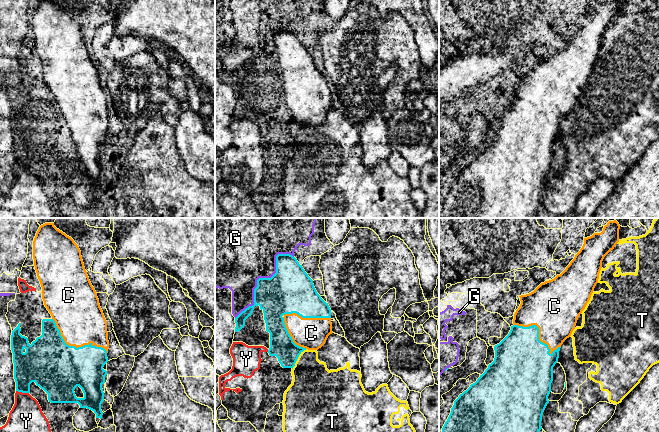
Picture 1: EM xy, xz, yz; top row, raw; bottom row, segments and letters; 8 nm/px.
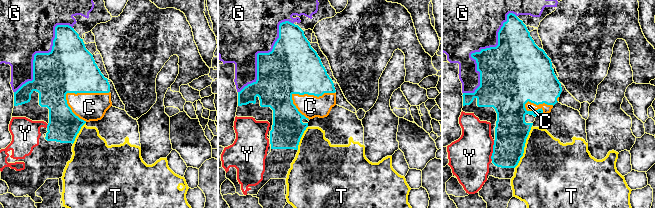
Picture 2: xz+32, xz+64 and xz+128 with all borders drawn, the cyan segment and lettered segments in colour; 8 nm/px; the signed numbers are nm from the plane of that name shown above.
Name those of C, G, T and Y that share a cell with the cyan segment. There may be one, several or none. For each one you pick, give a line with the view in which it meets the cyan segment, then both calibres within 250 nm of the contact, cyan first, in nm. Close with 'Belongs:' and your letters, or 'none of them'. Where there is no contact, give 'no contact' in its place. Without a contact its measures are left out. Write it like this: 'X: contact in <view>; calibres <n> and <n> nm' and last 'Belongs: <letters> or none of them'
C: contact in xy; calibres 420 and 380 nm
Belongs: C

